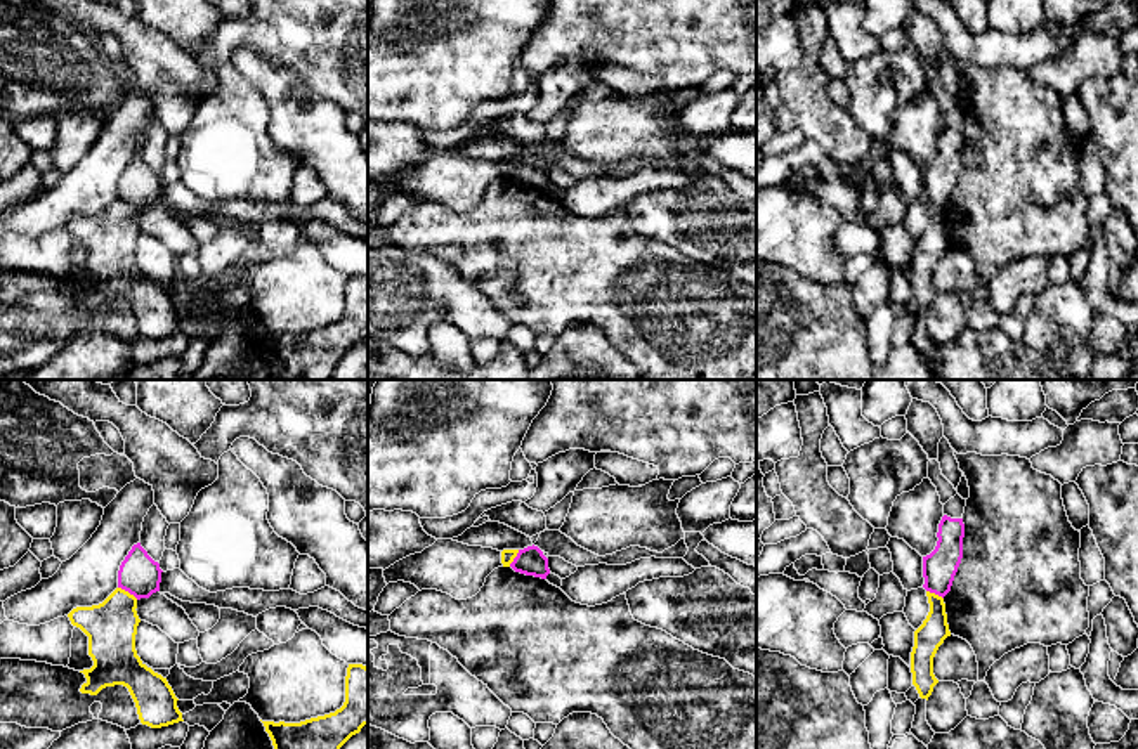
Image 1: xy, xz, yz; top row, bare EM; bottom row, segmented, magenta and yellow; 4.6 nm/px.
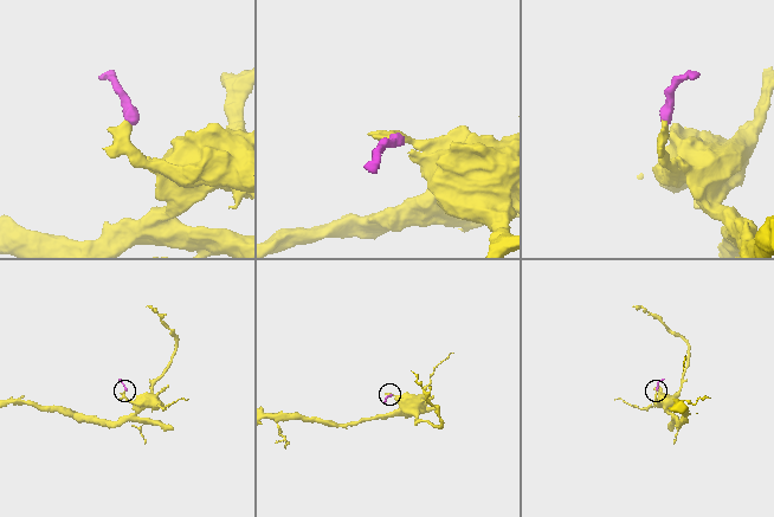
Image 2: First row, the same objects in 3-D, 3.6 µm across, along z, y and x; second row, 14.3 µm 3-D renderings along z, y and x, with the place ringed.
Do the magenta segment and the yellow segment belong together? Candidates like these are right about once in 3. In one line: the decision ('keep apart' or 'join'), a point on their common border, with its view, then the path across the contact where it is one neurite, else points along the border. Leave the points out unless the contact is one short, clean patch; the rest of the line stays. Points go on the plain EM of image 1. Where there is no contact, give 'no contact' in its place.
keep apart | xy (129, 203) | along xy (118, 198), (137, 210)

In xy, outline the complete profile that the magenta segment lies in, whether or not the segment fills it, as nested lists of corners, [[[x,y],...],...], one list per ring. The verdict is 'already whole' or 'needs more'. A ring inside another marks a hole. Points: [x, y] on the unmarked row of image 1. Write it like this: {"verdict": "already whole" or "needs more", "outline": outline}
{"verdict": "already whole", "outline": [[[137,154],[120,177],[118,199],[128,203],[137,212],[149,210],[160,203],[161,184],[160,175]]]}

